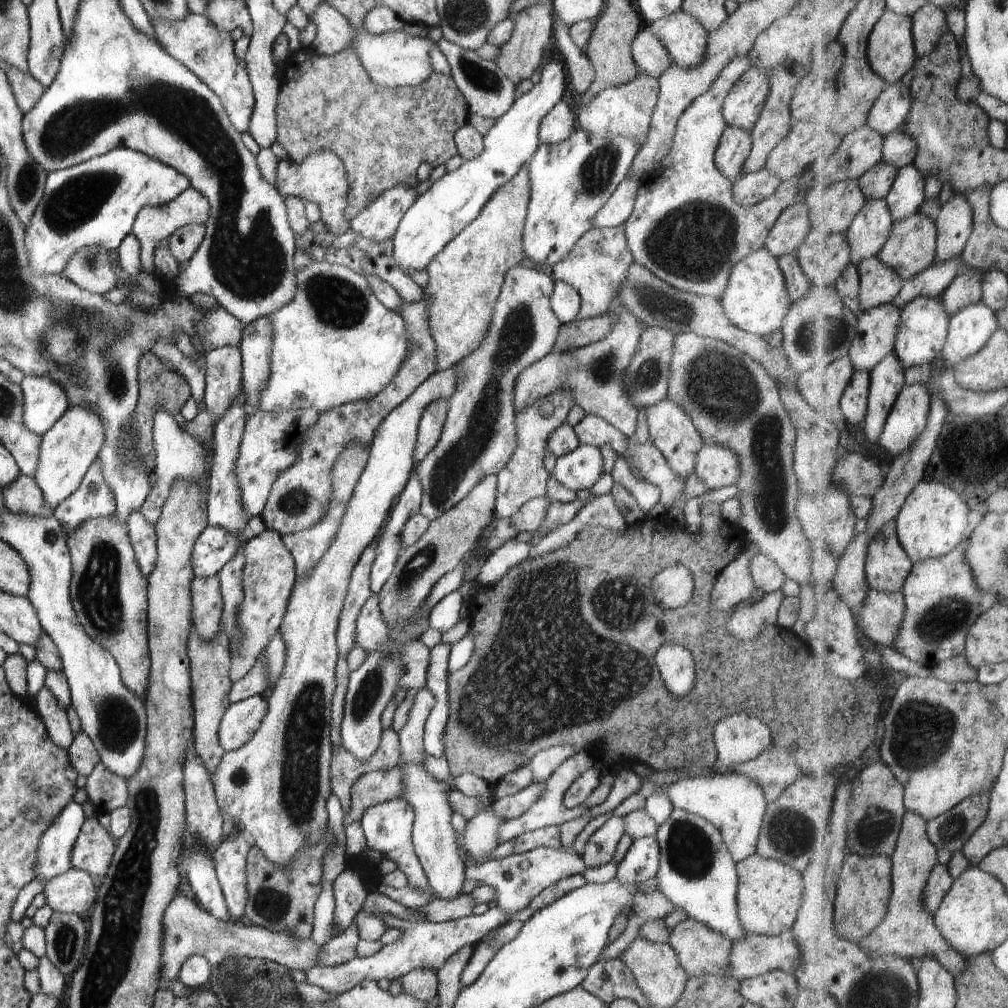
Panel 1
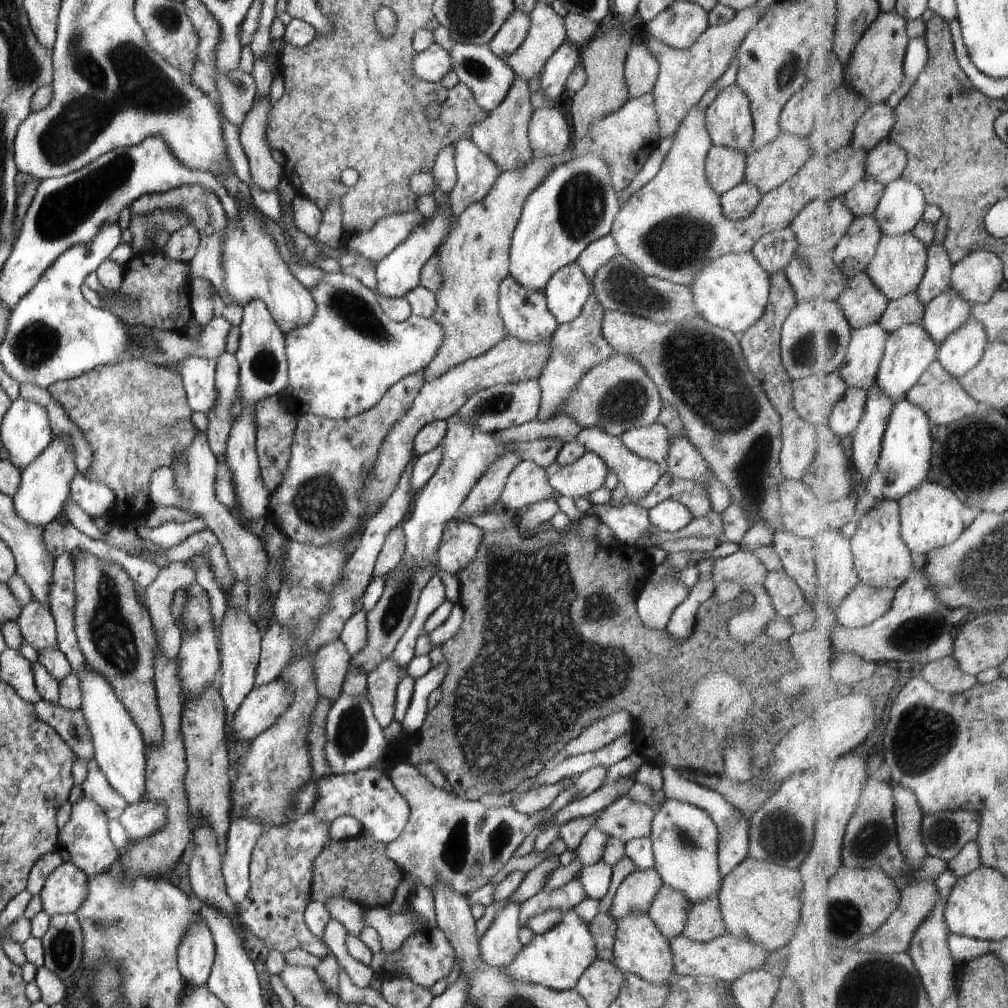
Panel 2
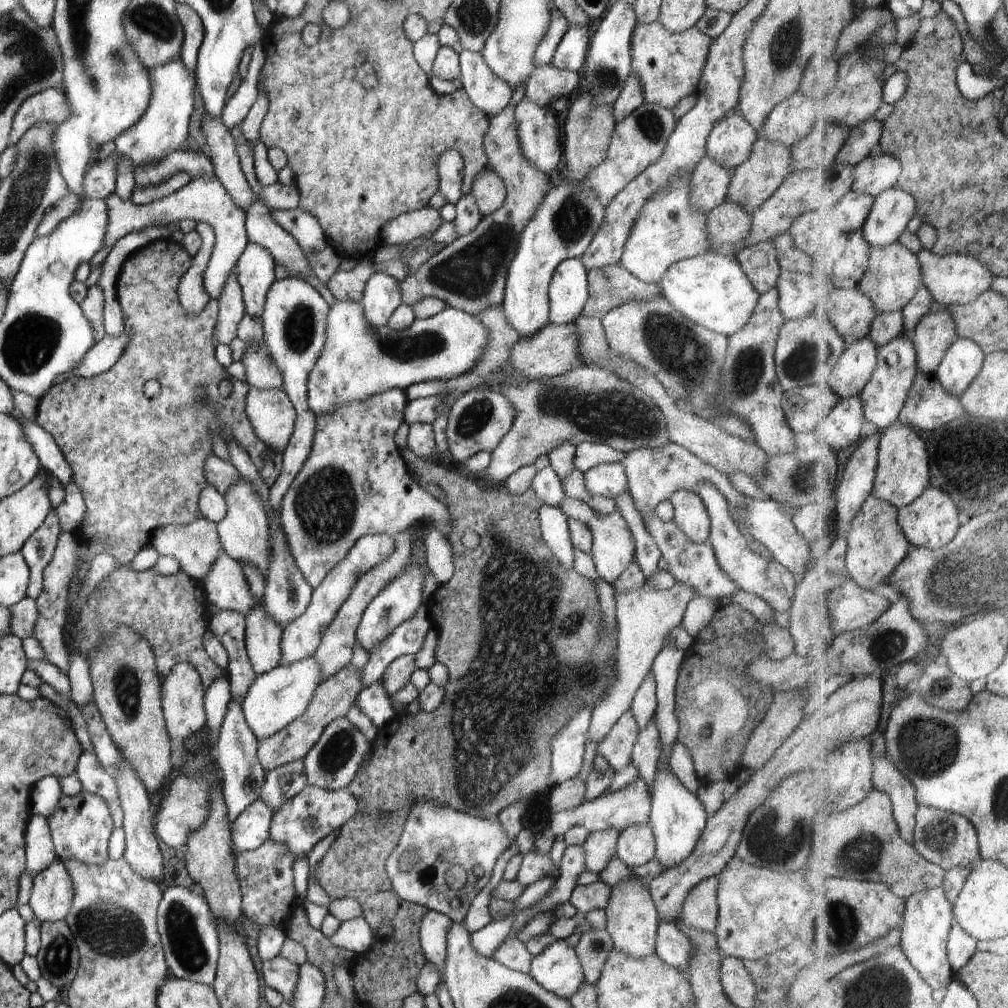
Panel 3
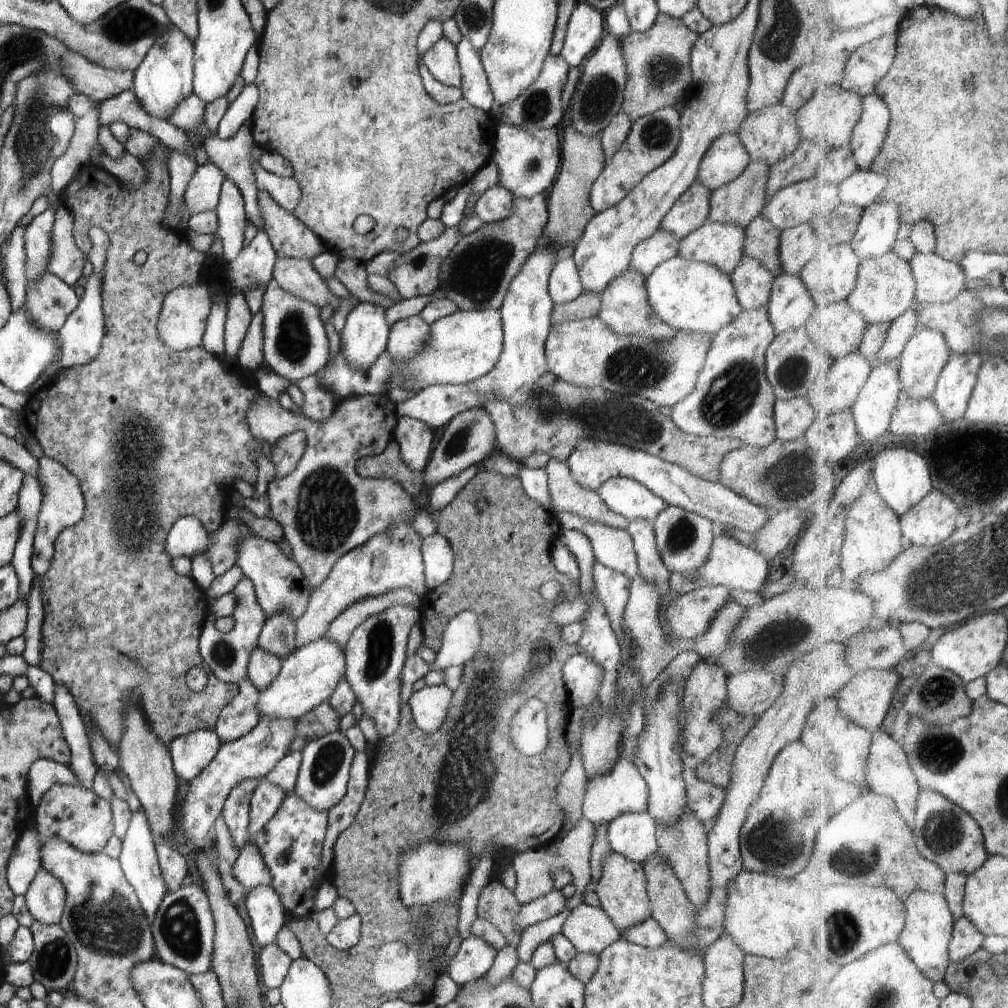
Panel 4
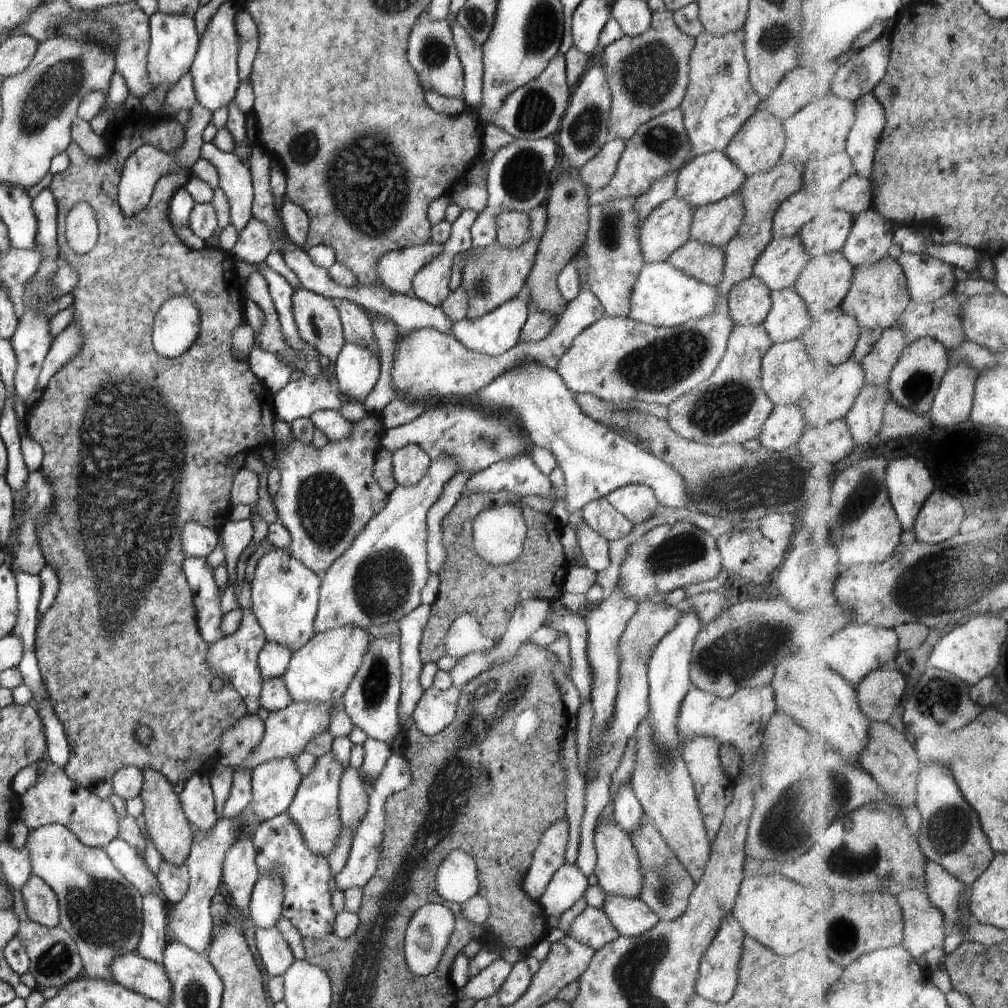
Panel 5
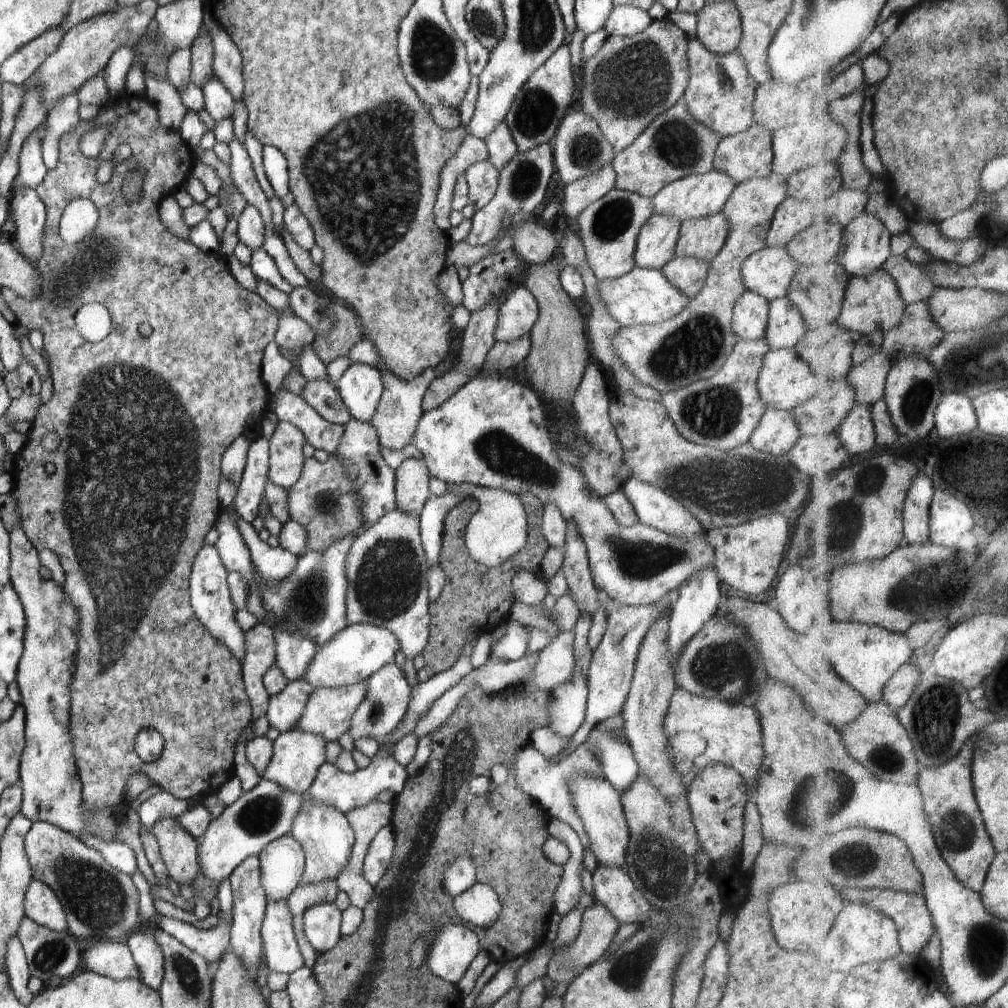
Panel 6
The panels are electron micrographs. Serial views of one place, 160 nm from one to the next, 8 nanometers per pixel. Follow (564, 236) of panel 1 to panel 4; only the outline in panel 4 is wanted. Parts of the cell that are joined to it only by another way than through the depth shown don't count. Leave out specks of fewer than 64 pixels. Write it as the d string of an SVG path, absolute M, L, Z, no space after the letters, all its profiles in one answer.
M550 242L550 244L546 243L546 246L544 248L540 248L540 250L536 250L535 252L532 252L528 258L526 258L526 262L524 262L524 266L522 266L522 270L518 272L517 276L514 276L514 280L510 282L510 286L508 286L508 294L504 296L504 302L502 302L502 306L500 306L500 316L502 320L502 326L504 330L504 343L503 343L503 352L500 356L500 359L498 360L498 363L488 374L484 374L482 378L478 378L478 380L474 380L473 382L470 382L469 384L464 385L430 385L428 388L421 389L418 391L418 394L416 396L412 396L412 398L408 398L408 400L404 400L404 402L400 402L400 404L396 403L396 411L397 411L397 417L411 417L417 420L420 420L421 422L424 422L428 427L430 427L432 430L437 430L440 428L440 426L447 426L447 424L450 424L450 422L454 419L454 416L457 416L458 414L461 414L462 412L466 412L466 410L474 410L474 408L484 408L486 406L486 400L488 398L498 398L498 400L510 400L512 404L524 404L524 402L531 402L531 408L532 408L532 401L534 399L534 396L540 392L540 390L544 390L544 388L552 388L552 384L556 382L557 378L548 370L548 366L546 366L546 358L544 358L544 346L546 343L546 340L548 338L548 334L550 333L550 330L552 328L552 308L554 308L554 302L552 302L552 298L549 294L549 278L551 276L551 272L554 268L554 260L559 259L559 255L563 253L562 248L558 248L558 242Z

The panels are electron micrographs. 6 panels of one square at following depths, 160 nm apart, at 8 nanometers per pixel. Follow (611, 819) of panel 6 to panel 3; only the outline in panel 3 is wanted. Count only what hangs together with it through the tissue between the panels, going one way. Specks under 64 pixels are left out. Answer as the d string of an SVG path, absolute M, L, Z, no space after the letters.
M630 877L611 886L605 914L605 930L610 934L614 948L635 959L655 954L655 940L661 916L656 910L648 884L645 885L642 879Z

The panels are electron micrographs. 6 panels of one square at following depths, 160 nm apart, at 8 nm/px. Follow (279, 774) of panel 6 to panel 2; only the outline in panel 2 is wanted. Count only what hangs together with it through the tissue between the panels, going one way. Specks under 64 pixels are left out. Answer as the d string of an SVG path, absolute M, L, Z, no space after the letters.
M234 817L225 834L221 853L221 871L226 892L235 906L247 896L251 882L249 864L259 836L266 826L250 817Z

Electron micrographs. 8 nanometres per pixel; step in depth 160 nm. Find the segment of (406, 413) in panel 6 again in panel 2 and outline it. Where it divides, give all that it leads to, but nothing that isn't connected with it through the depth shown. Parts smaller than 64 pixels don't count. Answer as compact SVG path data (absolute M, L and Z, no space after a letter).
M264 97L254 104L248 112L244 126L239 130L251 179L257 188L264 192L276 190L277 184L282 180L282 167L273 161L271 147L265 137L270 109L268 97Z

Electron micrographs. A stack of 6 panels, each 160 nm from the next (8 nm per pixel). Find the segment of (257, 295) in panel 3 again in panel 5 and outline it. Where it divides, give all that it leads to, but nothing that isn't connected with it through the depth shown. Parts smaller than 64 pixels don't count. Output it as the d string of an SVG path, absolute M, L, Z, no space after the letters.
M252 216L246 230L242 230L236 246L232 248L231 255L235 256L235 259L258 265L266 262L271 251L272 240L266 226Z

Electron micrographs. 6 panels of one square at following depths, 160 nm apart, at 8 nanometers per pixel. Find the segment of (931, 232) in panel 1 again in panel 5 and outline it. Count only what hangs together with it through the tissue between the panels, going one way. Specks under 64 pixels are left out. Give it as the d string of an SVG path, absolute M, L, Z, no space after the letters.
M887 258L880 263L858 266L855 271L852 291L846 298L843 310L858 318L858 324L863 330L893 328L902 320L913 302L910 280L905 268L899 260Z

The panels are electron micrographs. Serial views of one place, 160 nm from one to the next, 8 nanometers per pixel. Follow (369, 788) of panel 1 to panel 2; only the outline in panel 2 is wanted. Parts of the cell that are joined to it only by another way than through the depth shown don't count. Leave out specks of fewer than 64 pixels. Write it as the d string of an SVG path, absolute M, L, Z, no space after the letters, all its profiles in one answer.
M308 812L291 823L268 826L259 836L258 842L252 851L249 864L251 885L246 898L236 906L239 922L242 928L250 928L254 936L264 940L268 947L278 950L283 956L291 950L302 949L319 959L326 957L335 959L332 951L308 930L304 920L305 908L311 901L312 863L322 850L322 847L332 843L328 836L328 827L329 824L324 822L318 823L315 816Z

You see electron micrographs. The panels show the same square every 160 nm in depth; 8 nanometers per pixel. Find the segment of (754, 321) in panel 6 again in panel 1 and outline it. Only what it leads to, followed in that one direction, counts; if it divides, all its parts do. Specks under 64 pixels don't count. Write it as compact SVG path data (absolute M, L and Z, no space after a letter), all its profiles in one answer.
M805 200L797 202L778 217L770 229L763 248L777 258L795 253L811 231Z

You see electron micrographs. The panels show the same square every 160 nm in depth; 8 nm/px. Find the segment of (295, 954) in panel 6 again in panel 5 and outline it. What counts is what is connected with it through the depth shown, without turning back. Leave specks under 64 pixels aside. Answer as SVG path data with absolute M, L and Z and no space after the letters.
M277 926L268 930L256 930L256 948L262 958L264 970L272 978L283 977L288 968L294 964L295 959L290 948L284 942L284 936L280 934Z

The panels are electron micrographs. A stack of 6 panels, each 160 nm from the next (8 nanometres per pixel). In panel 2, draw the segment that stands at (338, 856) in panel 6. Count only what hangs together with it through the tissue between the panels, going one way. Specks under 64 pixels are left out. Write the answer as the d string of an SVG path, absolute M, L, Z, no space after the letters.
M340 694L326 717L326 738L324 756L327 772L330 775L355 773L364 769L387 766L388 743L383 728L375 719L369 697L352 698Z

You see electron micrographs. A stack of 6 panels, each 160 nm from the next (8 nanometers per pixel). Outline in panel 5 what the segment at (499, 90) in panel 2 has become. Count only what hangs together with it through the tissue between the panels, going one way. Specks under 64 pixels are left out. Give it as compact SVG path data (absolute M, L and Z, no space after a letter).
M452 22L450 27L458 58L463 68L464 89L462 99L468 109L478 110L482 106L484 76L482 48L457 22Z

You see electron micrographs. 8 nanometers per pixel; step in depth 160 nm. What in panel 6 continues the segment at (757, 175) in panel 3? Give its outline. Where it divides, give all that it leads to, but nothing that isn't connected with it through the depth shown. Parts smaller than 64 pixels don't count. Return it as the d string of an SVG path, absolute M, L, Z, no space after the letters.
M721 212L684 221L675 246L675 257L694 257L709 263L724 246L728 231L728 223Z

